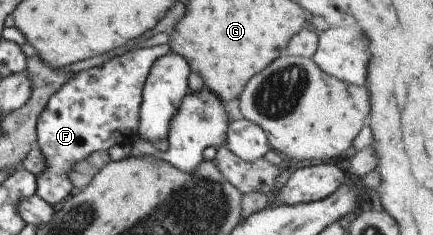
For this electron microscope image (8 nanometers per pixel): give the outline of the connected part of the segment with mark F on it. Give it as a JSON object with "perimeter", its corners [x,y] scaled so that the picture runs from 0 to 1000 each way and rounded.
{"perimeter":[[[374,166],[363,196],[316,204],[268,234],[231,281],[169,311],[120,404],[113,404],[104,451],[85,489],[81,621],[102,664],[106,711],[81,753],[79,826],[118,877],[134,881],[169,800],[157,736],[166,706],[194,685],[210,651],[247,643],[266,613],[300,613],[312,604],[319,570],[321,464],[328,374],[346,302],[346,281],[360,247],[393,213],[386,170]]]}

